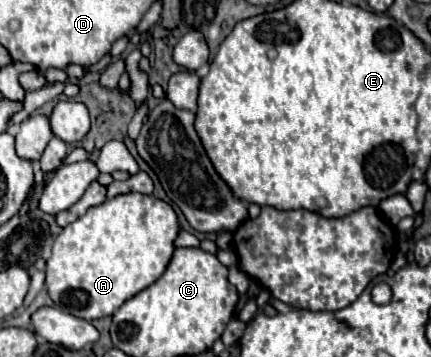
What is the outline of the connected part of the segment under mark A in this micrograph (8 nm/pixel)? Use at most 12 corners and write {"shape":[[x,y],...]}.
{"shape":[[126,193],[54,239],[54,305],[94,321],[152,285],[174,209]]}

